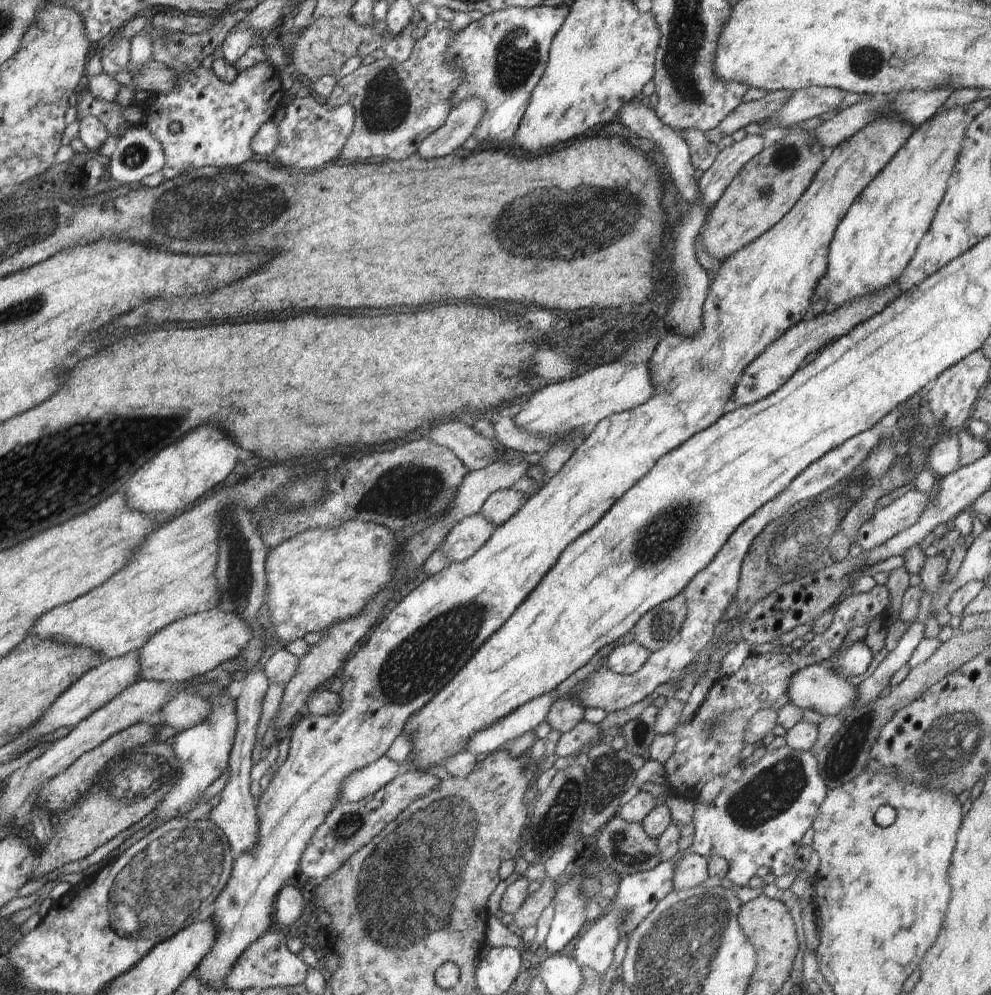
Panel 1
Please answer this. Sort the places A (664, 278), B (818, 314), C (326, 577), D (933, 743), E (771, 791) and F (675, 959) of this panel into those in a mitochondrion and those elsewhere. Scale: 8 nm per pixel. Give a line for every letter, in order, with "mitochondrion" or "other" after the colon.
A: other
B: other
C: other
D: mitochondrion
E: mitochondrion
F: mitochondrion

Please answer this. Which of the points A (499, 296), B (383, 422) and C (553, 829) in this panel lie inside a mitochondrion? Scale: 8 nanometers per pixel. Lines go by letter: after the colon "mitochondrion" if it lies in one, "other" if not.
A: other
B: other
C: mitochondrion

